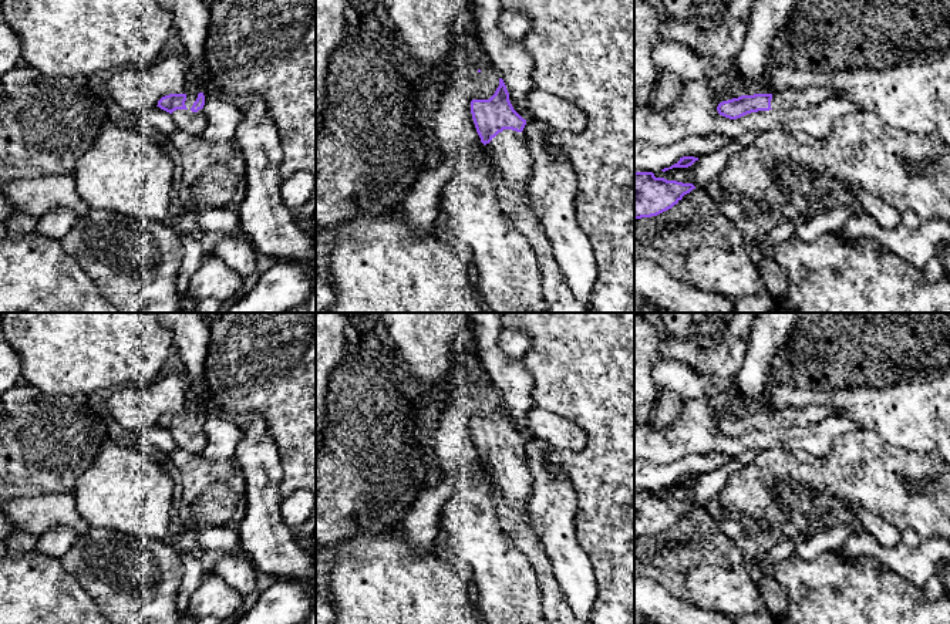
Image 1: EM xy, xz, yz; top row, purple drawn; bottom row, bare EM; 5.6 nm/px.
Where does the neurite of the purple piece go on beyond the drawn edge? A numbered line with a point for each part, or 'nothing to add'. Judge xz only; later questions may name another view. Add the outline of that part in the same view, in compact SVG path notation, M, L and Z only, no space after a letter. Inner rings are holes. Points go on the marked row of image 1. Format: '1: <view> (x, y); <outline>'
1: xz (512, 159); M503 129L489 142L492 162L501 173L502 181L512 190L523 196L525 203L532 208L529 196L529 178L532 173L532 155L522 132Z

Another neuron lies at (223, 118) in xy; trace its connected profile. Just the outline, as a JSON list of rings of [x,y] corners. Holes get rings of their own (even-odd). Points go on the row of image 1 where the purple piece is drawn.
[[[210,94],[205,99],[202,111],[208,117],[208,125],[201,135],[205,141],[219,142],[235,136],[242,121],[240,111],[235,104]]]

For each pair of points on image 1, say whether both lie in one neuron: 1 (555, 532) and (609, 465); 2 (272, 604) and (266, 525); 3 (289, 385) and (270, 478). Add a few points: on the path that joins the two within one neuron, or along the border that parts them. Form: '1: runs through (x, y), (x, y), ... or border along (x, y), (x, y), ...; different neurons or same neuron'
1: border along (562, 475), (569, 481), (575, 496), (575, 540); different neurons
2: border along (300, 577), (275, 579); different neurons
3: border along (262, 417), (278, 449), (282, 479); different neurons

